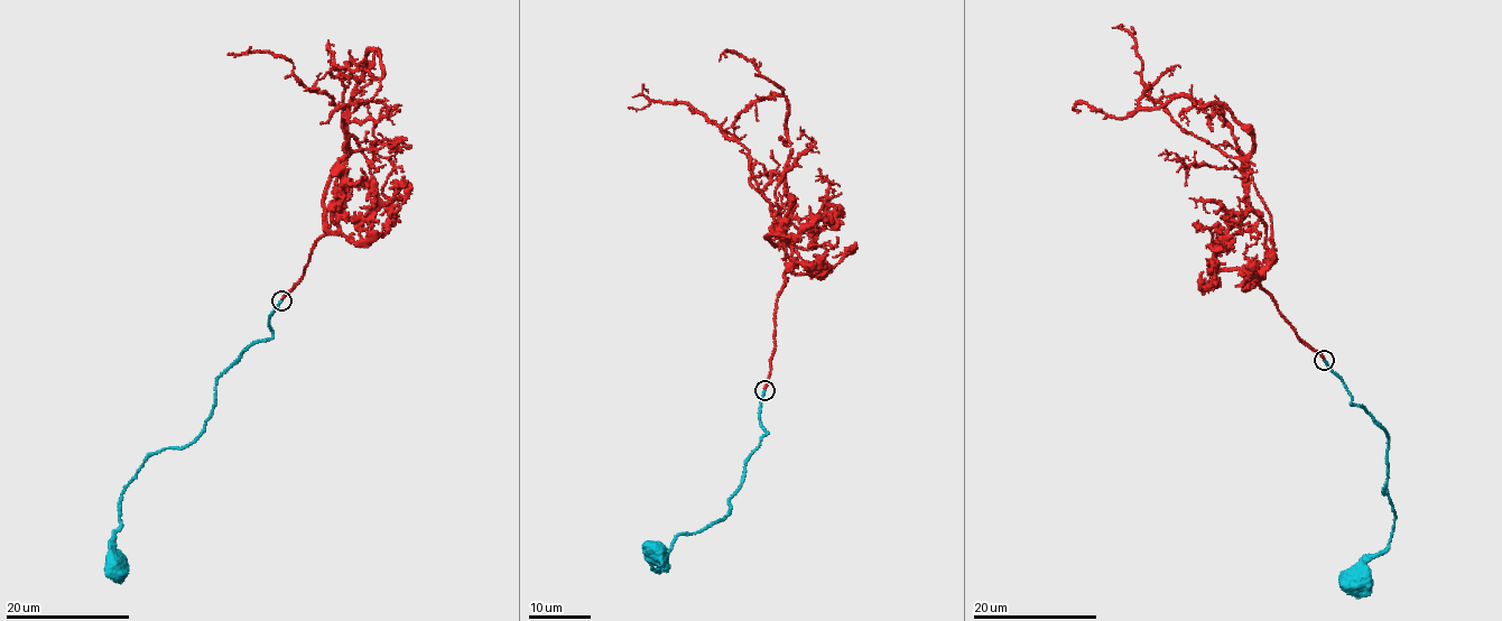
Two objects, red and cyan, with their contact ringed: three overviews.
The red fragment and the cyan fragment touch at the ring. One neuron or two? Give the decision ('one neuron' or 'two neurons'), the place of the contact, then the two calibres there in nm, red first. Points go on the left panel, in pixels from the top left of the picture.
one neuron | (281, 300) | 200/240 nm

